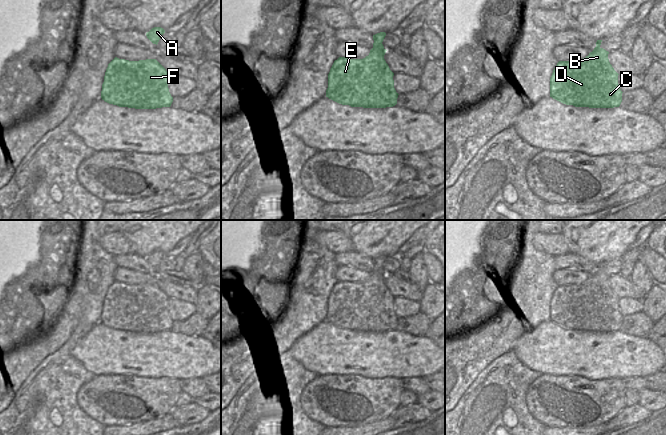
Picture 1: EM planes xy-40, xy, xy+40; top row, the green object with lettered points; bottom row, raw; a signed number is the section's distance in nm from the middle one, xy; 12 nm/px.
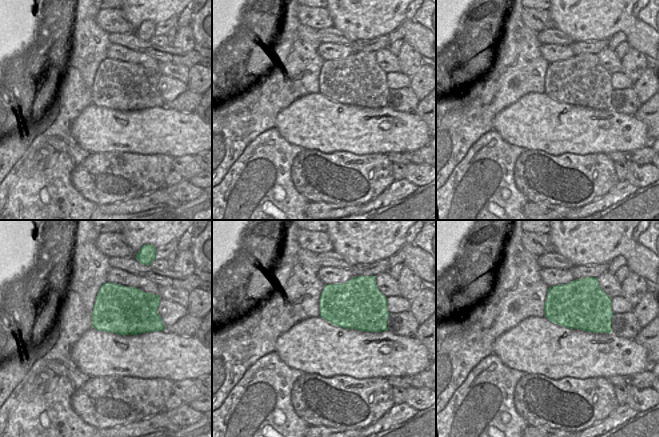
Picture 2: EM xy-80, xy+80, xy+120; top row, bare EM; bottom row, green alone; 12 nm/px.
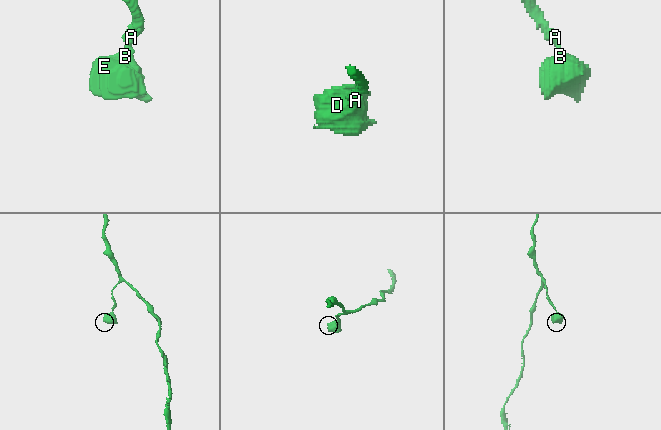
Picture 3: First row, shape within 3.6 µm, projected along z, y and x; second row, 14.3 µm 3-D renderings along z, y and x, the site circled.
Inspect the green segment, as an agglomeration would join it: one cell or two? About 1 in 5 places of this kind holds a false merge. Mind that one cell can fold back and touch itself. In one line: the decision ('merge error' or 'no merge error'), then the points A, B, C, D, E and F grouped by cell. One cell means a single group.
no merge error; A B C D E F

